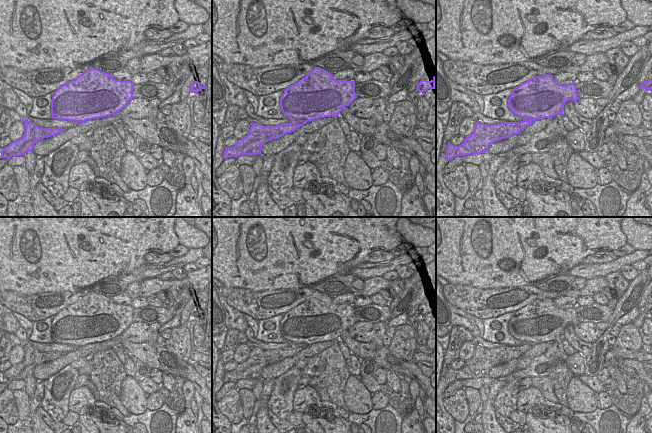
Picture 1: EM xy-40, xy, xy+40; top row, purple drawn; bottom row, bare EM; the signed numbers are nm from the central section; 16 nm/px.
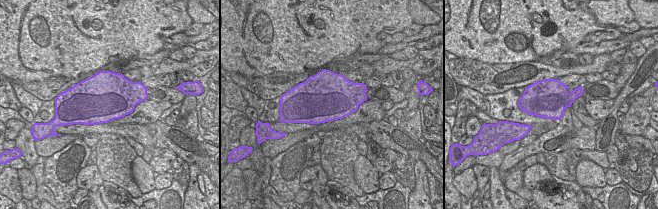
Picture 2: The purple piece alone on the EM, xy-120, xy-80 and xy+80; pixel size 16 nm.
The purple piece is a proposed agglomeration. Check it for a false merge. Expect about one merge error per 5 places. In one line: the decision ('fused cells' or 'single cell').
single cell

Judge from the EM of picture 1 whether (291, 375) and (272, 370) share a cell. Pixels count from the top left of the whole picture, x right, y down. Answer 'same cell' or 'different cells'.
different cells

